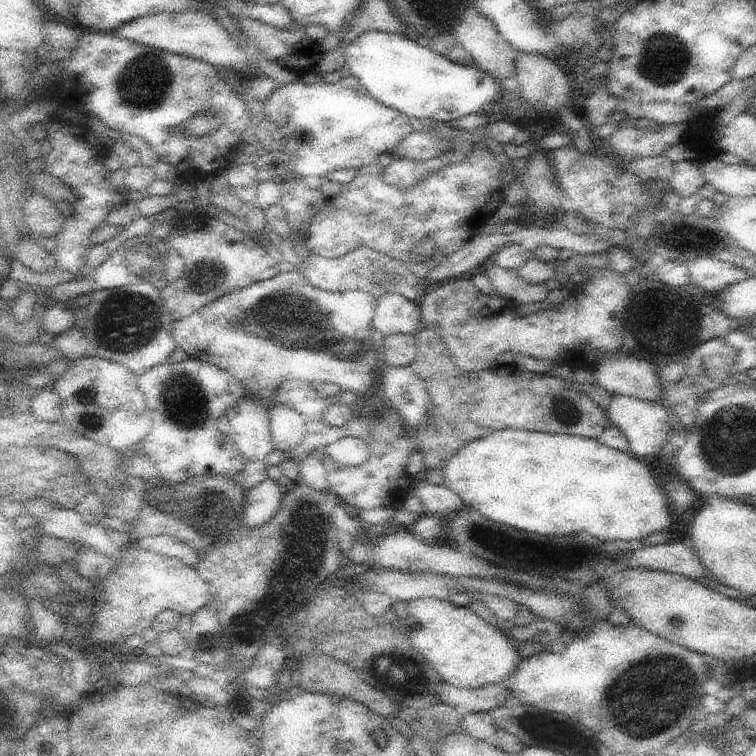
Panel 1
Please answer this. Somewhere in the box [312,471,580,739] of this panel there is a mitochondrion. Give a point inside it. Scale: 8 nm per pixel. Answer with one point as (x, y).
(477, 534)

